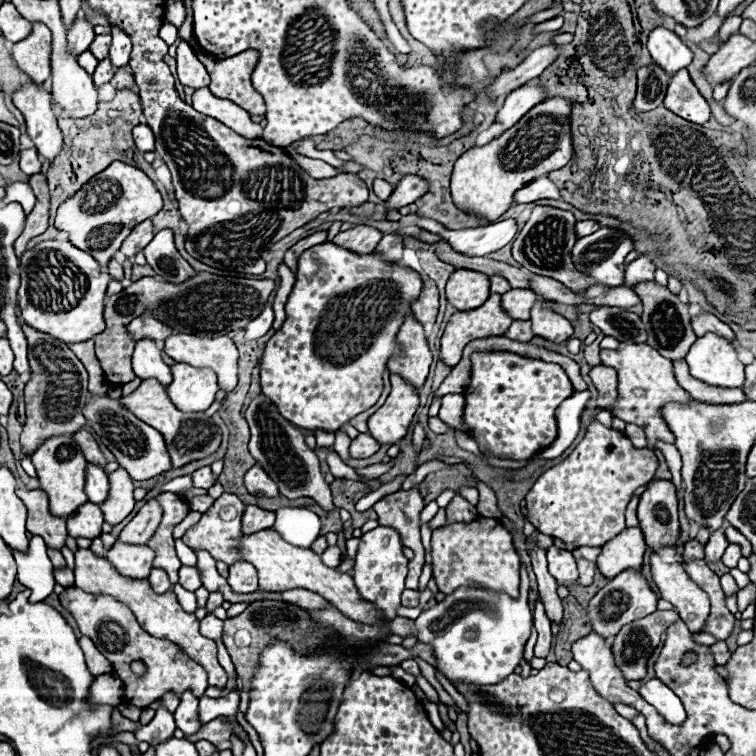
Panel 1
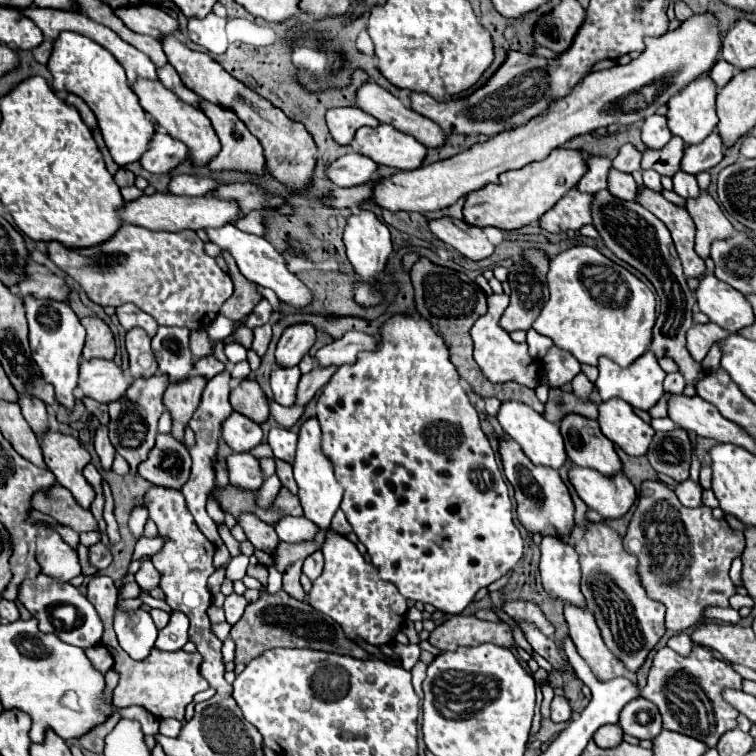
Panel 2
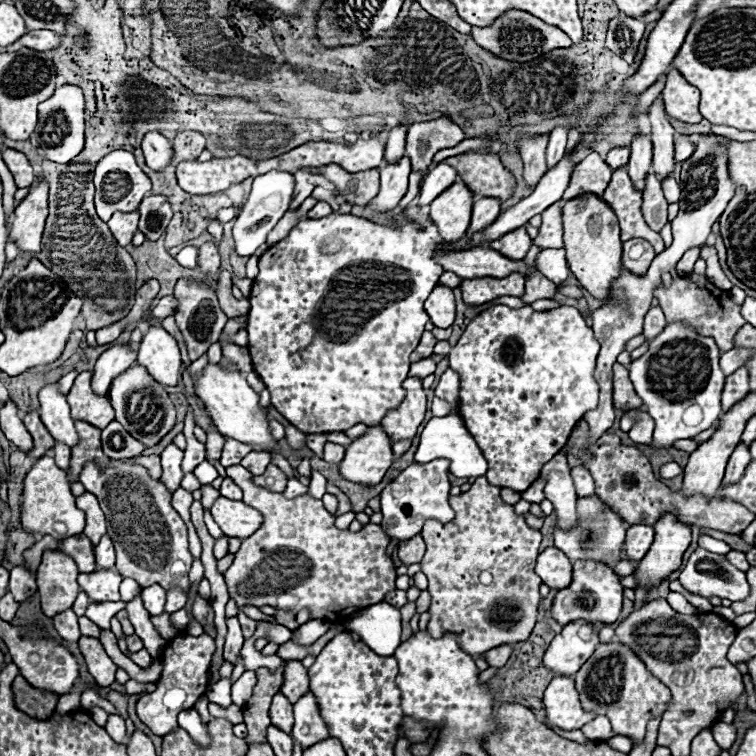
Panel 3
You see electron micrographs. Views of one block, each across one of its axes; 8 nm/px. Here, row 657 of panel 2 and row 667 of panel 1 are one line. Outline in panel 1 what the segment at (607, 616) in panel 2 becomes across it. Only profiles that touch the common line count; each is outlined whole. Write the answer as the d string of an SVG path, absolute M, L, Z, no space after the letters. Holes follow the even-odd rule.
M656 610L646 618L626 624L618 632L612 644L612 654L616 668L622 672L626 682L644 680L648 658L660 644L662 632L678 620L680 616L676 610Z

